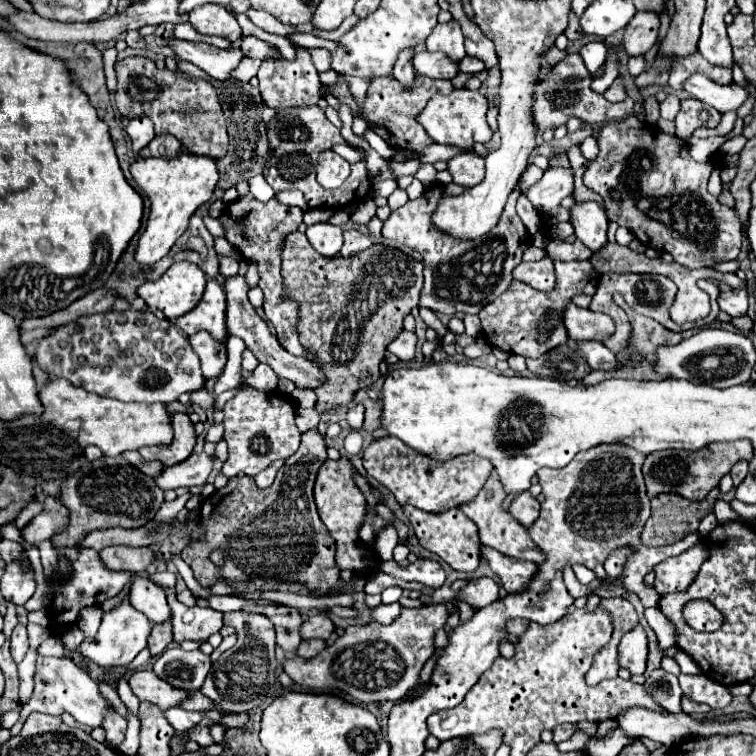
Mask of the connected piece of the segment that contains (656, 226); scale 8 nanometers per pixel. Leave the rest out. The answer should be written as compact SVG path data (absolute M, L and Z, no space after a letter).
M628 116L620 122L608 122L600 128L598 156L590 160L584 170L584 186L598 192L606 202L606 212L612 222L628 228L648 248L656 248L674 256L674 262L686 268L704 268L714 262L736 260L742 244L742 226L736 212L718 204L716 196L708 194L706 184L714 170L714 160L698 164L690 158L688 146L676 138L664 134L658 126L648 126L636 116Z

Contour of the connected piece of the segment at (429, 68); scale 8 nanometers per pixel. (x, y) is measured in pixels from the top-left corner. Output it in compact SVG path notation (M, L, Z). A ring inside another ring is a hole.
M418 52L412 58L412 66L418 74L428 78L454 78L458 74L458 64L452 62L444 52Z

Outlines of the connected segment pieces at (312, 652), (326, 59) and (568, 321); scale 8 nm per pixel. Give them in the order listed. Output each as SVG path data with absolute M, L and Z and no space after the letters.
M302 640L300 648L298 648L298 656L302 656L302 658L314 658L324 648L326 648L324 640Z
M314 48L312 50L312 60L314 60L314 66L316 66L318 72L326 72L332 64L332 52L324 50L324 48Z
M576 304L566 306L564 324L572 340L608 340L616 330L614 320L608 314L584 310Z

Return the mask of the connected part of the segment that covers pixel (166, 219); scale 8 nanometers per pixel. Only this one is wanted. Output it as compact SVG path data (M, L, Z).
M182 152L182 156L174 160L140 158L130 166L130 172L142 192L150 198L148 226L138 240L134 260L140 266L152 266L162 260L170 252L174 242L184 234L194 210L212 198L212 192L218 184L218 168L212 158L200 158Z

